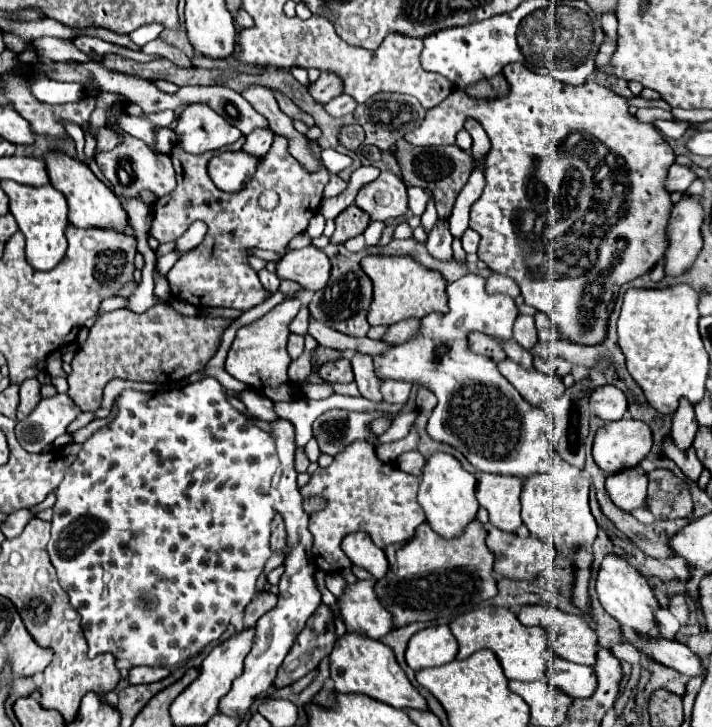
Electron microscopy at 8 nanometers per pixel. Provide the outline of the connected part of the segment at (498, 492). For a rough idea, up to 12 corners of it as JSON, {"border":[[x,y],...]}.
{"border":[[476,471],[476,497],[502,531],[522,525],[522,479]]}

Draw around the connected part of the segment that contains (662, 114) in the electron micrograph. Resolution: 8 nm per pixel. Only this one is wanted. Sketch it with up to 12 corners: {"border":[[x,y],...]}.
{"border":[[638,109],[635,117],[640,123],[656,119],[676,121],[670,111]]}

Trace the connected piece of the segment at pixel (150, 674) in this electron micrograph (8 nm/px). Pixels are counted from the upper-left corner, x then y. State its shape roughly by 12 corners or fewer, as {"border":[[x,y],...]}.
{"border":[[134,667],[130,683],[156,683],[168,677],[164,667]]}

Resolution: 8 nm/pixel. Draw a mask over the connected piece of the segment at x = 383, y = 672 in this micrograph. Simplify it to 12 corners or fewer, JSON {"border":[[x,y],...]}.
{"border":[[350,633],[330,653],[330,679],[394,709],[428,711],[394,651]]}

